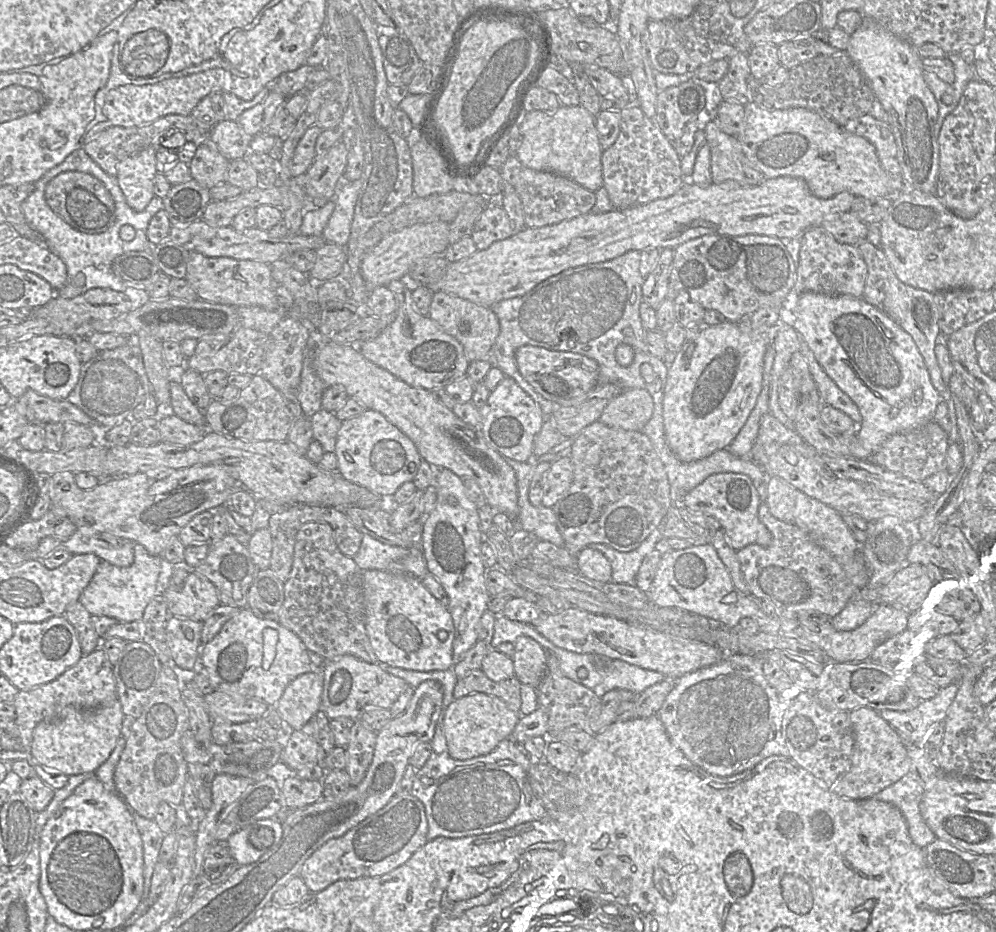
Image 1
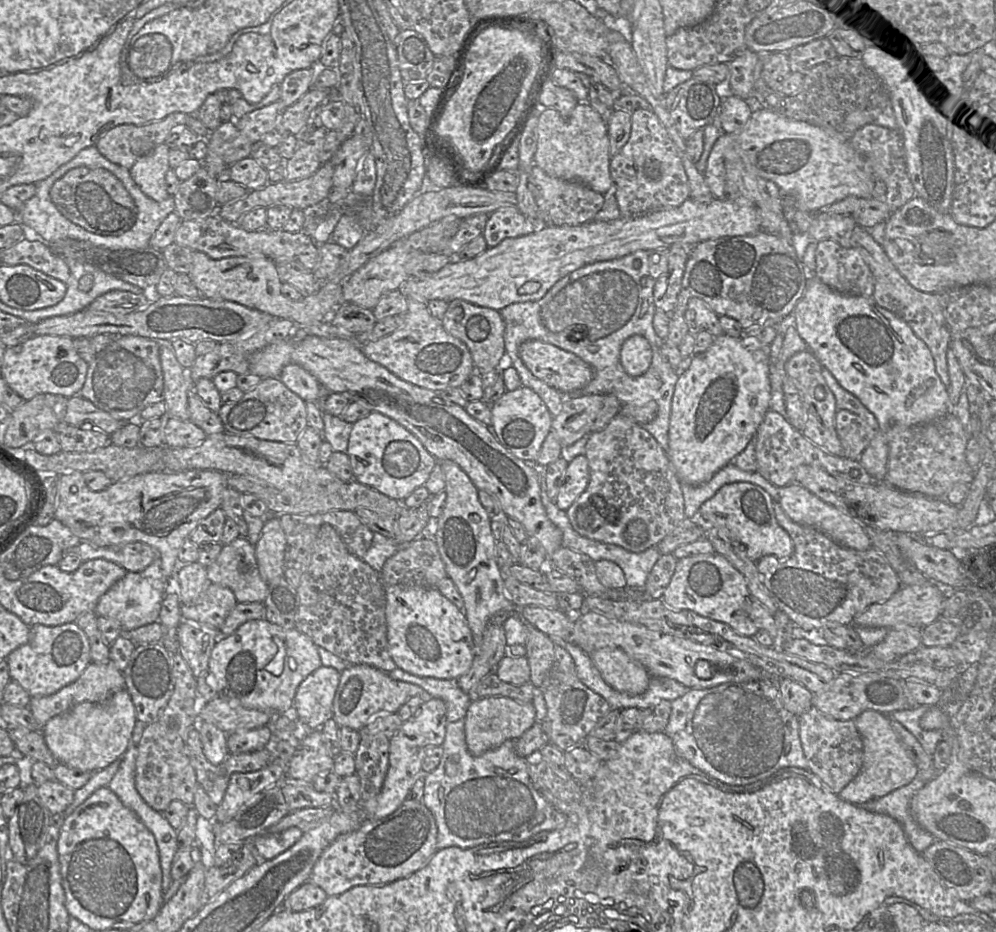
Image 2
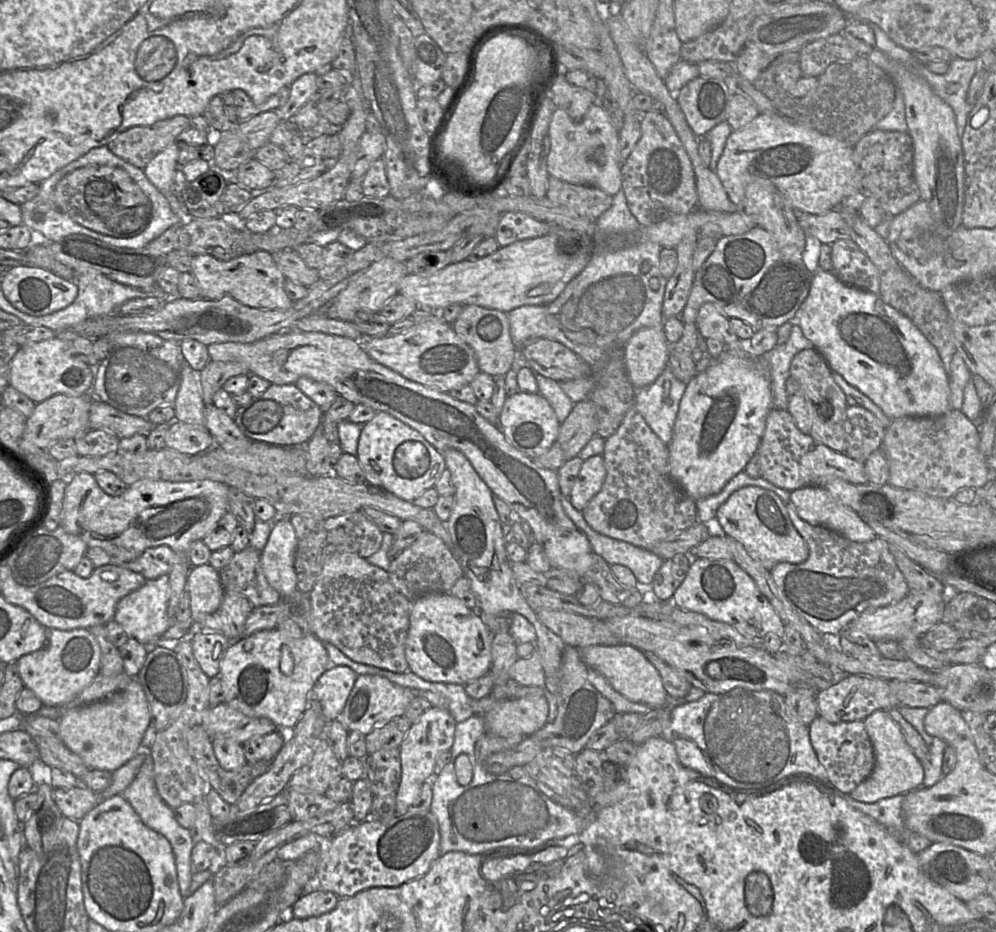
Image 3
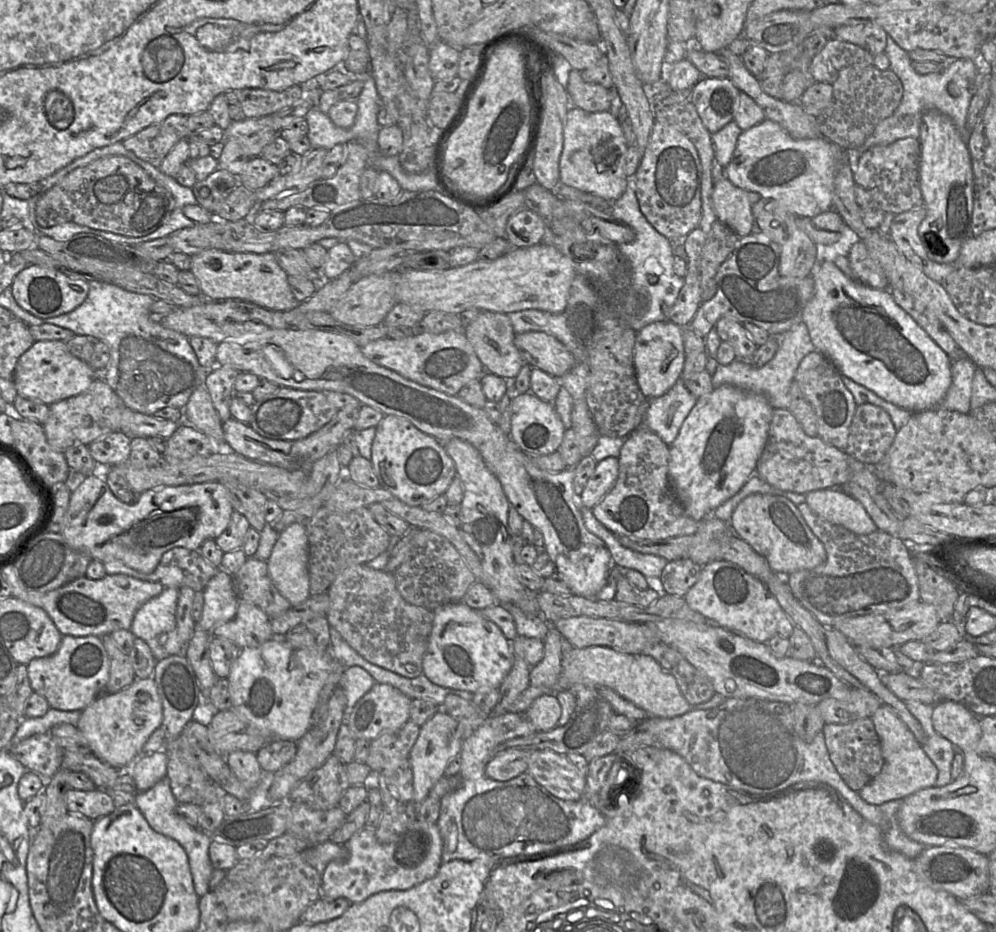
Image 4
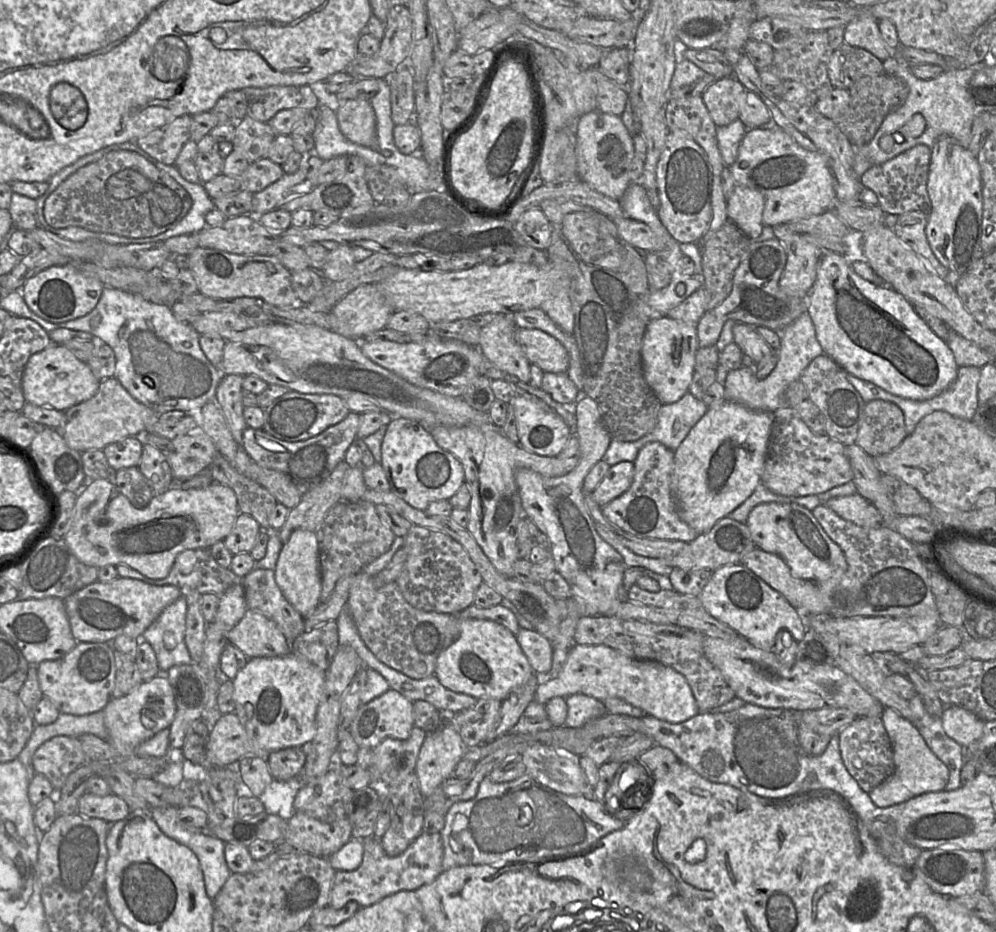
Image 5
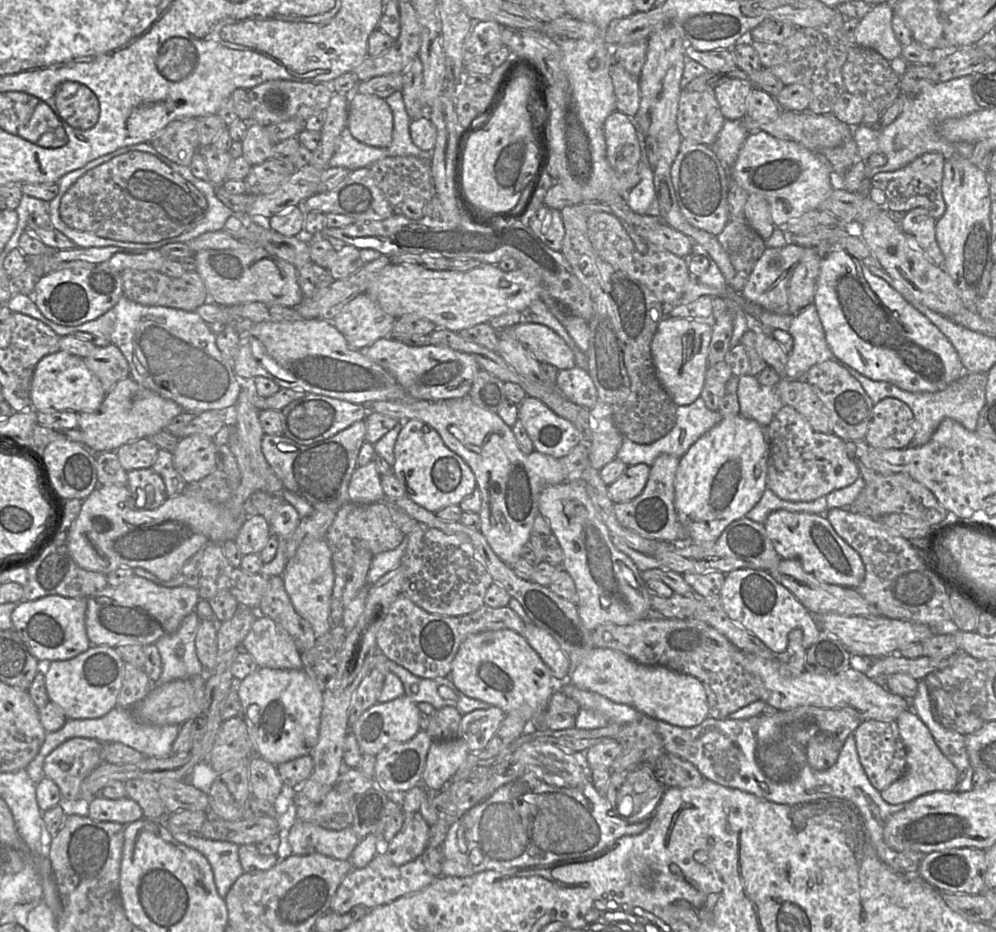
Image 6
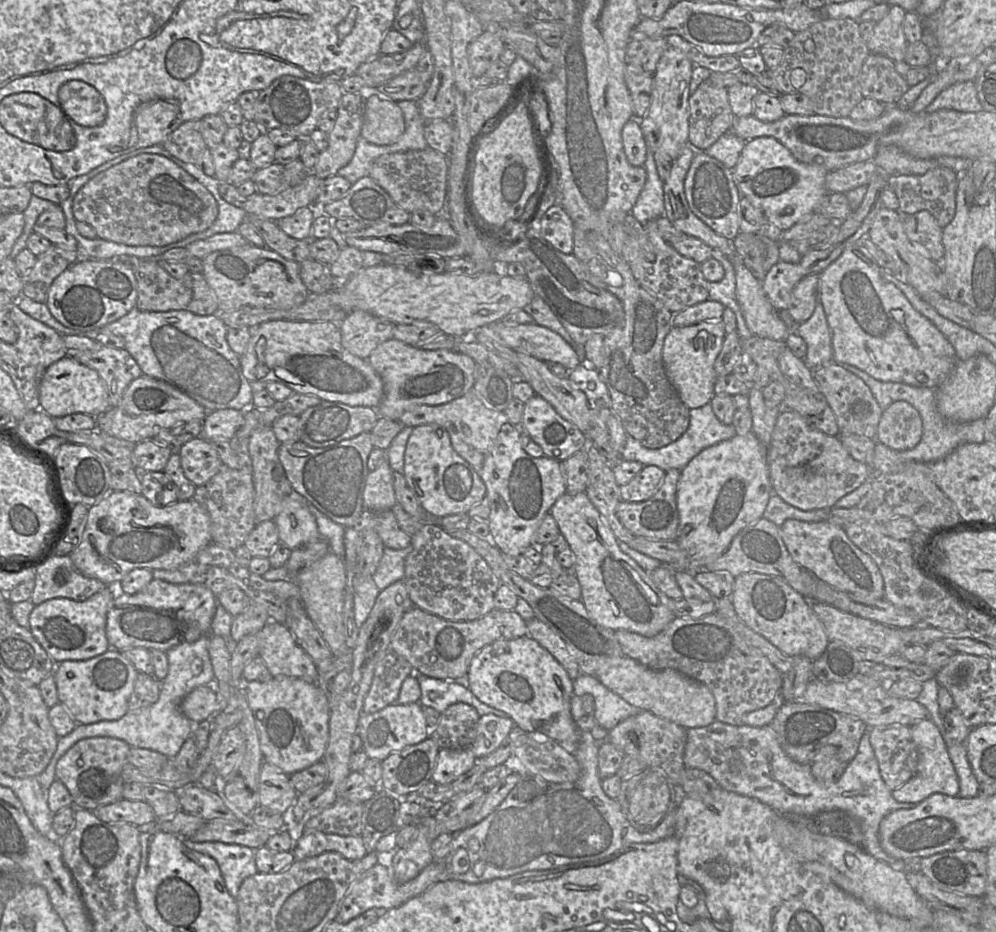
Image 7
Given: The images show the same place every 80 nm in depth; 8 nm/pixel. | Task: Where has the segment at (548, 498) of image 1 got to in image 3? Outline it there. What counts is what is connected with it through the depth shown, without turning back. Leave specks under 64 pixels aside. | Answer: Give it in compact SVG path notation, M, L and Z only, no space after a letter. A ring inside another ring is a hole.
M601 455L584 460L568 497L571 505L581 511L600 491L606 476L606 468Z

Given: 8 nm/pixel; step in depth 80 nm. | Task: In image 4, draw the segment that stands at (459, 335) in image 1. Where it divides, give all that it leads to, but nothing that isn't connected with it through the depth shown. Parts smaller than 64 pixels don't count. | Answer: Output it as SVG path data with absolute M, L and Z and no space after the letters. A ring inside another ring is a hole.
M479 311L478 315L465 326L463 334L489 373L503 378L515 378L526 364L514 344L515 332L506 313Z

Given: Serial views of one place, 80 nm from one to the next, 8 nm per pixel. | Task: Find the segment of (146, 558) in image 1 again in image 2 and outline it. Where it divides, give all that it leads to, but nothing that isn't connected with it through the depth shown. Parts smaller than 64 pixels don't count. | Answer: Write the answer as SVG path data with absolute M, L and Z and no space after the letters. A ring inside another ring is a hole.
M156 559L152 564L140 572L128 572L103 594L94 613L100 617L107 617L118 621L122 629L132 630L158 621L161 602L165 596L169 578L164 574L161 561Z

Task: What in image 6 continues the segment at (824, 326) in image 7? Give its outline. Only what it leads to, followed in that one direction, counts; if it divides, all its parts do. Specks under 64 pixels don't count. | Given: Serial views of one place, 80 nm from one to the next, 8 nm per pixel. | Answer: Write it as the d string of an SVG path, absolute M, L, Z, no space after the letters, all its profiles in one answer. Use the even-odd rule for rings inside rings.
M813 303L793 315L788 333L793 337L793 347L782 378L803 379L813 365L834 357Z

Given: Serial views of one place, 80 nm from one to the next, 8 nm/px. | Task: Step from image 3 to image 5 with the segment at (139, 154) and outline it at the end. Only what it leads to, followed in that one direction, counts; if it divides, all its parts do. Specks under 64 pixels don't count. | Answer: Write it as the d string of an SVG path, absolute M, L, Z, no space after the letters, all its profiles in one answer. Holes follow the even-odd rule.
M192 115L179 116L170 123L136 140L153 162L174 165L183 146L190 141Z

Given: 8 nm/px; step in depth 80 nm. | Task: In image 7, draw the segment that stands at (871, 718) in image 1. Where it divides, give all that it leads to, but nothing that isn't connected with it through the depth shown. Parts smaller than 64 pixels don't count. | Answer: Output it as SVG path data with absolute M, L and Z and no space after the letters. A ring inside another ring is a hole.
M924 719L910 727L912 738L919 753L916 774L903 786L892 791L893 798L898 802L920 803L933 794L959 796L959 779L950 759L946 742L938 727L929 719Z

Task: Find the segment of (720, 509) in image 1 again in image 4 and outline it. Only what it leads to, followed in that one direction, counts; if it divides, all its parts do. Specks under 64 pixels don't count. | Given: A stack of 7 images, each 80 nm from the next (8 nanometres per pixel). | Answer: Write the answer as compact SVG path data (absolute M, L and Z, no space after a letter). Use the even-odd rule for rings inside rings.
M751 494L736 506L728 524L737 537L767 560L776 574L788 575L813 569L826 559L823 544L806 524L797 505L785 497Z

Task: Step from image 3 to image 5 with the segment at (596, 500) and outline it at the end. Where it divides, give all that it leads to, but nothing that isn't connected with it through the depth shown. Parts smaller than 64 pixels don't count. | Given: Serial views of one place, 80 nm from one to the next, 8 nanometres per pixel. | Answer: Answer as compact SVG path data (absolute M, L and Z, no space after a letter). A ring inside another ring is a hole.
M660 442L645 444L632 462L634 474L630 487L602 507L606 520L639 538L691 542L698 535L676 512L671 493L674 452Z

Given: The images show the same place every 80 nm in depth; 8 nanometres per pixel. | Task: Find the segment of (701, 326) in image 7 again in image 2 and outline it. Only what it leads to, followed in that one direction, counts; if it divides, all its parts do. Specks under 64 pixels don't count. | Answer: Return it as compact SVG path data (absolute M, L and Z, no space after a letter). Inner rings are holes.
M636 334L624 341L620 350L620 362L627 374L633 377L643 375L651 365L653 349L649 341Z

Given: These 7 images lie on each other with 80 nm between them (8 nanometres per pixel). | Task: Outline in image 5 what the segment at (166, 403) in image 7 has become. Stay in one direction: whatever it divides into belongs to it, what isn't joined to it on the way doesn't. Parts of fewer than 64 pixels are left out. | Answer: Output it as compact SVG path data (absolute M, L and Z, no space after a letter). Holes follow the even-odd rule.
M114 377L101 380L95 395L64 412L63 425L58 430L73 450L103 450L107 445L127 437L142 437L159 420L159 413L135 400Z

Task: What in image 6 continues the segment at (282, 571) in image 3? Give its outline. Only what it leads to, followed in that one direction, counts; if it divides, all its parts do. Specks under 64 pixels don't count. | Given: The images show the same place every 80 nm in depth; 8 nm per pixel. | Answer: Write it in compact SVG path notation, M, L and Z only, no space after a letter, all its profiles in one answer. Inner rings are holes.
M315 540L301 545L295 555L286 562L281 578L296 612L300 614L314 630L317 637L331 630L330 608L335 575L332 553L324 540Z

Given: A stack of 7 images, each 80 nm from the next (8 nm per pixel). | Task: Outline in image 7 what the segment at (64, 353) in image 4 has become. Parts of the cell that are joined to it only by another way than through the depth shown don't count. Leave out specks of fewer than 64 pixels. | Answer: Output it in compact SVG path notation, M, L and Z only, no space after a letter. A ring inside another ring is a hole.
M65 356L44 372L39 386L39 407L51 417L82 413L99 416L110 408L107 392L97 372L74 357Z

